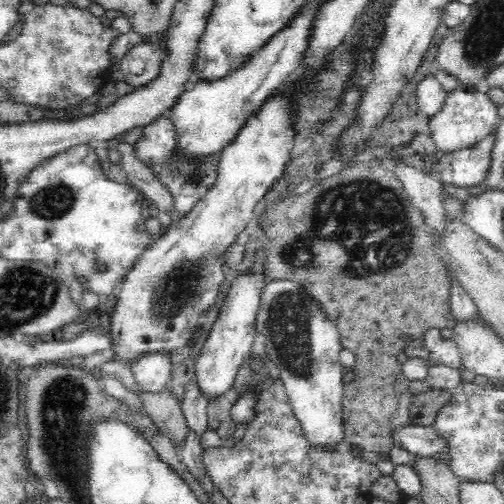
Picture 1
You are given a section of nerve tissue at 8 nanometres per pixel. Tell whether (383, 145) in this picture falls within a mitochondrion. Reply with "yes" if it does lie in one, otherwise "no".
no

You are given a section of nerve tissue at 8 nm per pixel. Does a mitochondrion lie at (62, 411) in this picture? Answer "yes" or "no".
yes

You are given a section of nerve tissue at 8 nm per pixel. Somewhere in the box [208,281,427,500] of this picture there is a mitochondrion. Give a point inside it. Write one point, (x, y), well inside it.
(289, 321)

